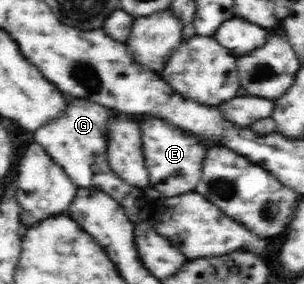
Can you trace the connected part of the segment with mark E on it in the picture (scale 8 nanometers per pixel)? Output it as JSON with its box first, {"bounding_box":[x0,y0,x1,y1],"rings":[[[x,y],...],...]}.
{"bounding_box":[139,120,208,196],"rings":[[[143,120],[139,124],[143,163],[150,173],[150,186],[161,192],[162,196],[179,196],[195,191],[203,172],[203,158],[208,151],[205,145],[199,144],[199,138],[166,120]]]}

